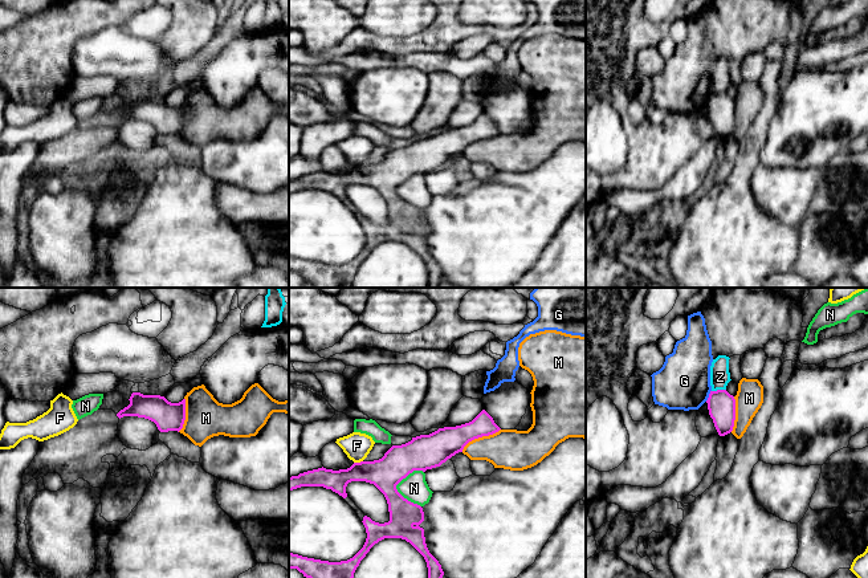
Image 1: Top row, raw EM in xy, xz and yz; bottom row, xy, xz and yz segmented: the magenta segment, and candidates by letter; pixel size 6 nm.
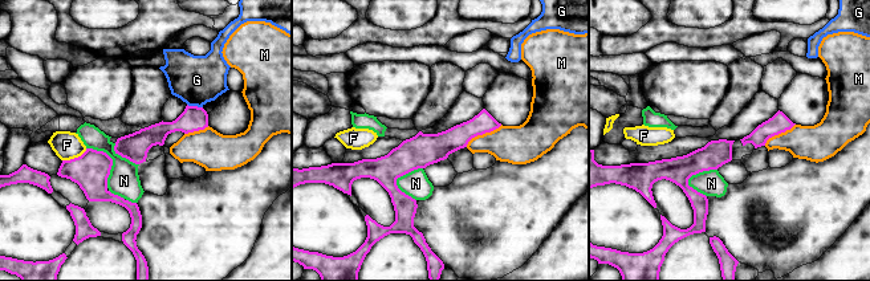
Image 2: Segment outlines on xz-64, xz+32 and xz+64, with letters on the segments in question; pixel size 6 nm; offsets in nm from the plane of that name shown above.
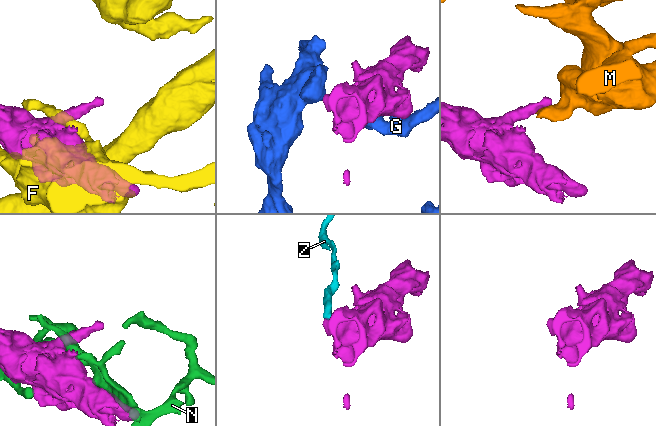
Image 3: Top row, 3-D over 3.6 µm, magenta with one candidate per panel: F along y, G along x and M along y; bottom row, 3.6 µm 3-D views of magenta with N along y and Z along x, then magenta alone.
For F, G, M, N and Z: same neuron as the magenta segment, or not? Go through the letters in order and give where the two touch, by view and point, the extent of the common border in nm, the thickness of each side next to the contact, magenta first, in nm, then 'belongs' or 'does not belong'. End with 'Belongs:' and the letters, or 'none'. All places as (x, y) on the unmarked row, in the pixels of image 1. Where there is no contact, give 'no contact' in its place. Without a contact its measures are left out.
F: meets magenta in xz at (358, 166); contact 60 nm long; 190 nm thick on the magenta side, 170 nm on the other; does not belong
G: meets magenta in yz at (709, 98); contact 80 nm long; 170 nm thick on the magenta side, 320 nm on the other; does not belong
M: meets magenta in xz at (480, 139); contact 280 nm long; 190 nm thick on the magenta side, 240 nm on the other; does not belong
N: meets magenta in xz at (396, 194); contact 240 nm long; 190 nm thick on the magenta side, 160 nm on the other; does not belong
Z: meets magenta in yz at (718, 93); contact 90 nm long; 170 nm thick on the magenta side, 120 nm on the other; does not belong
Belongs: none

